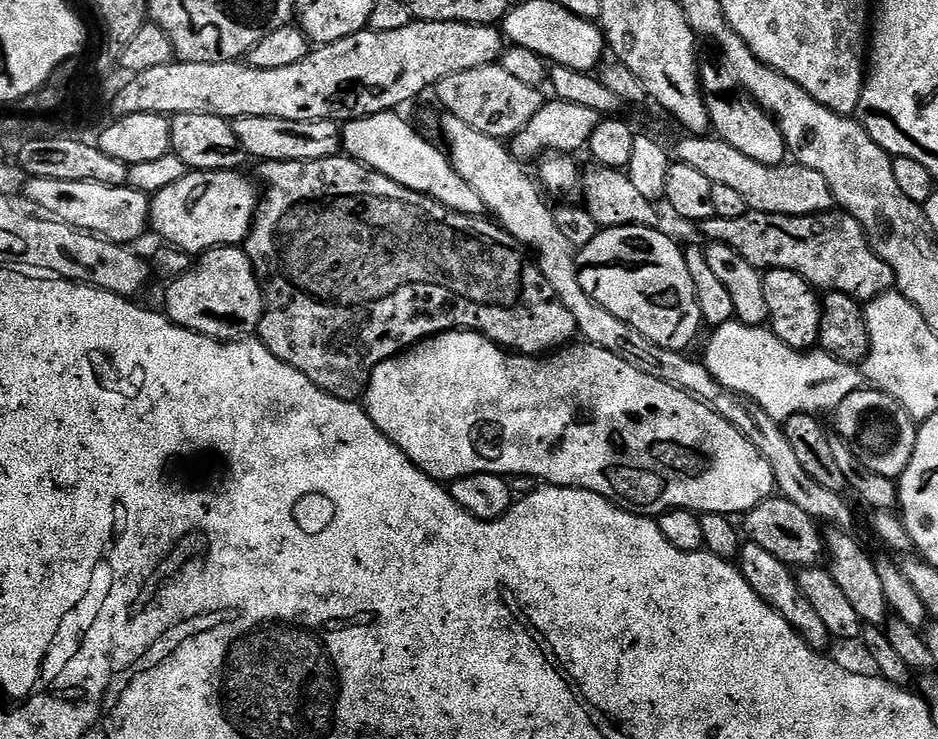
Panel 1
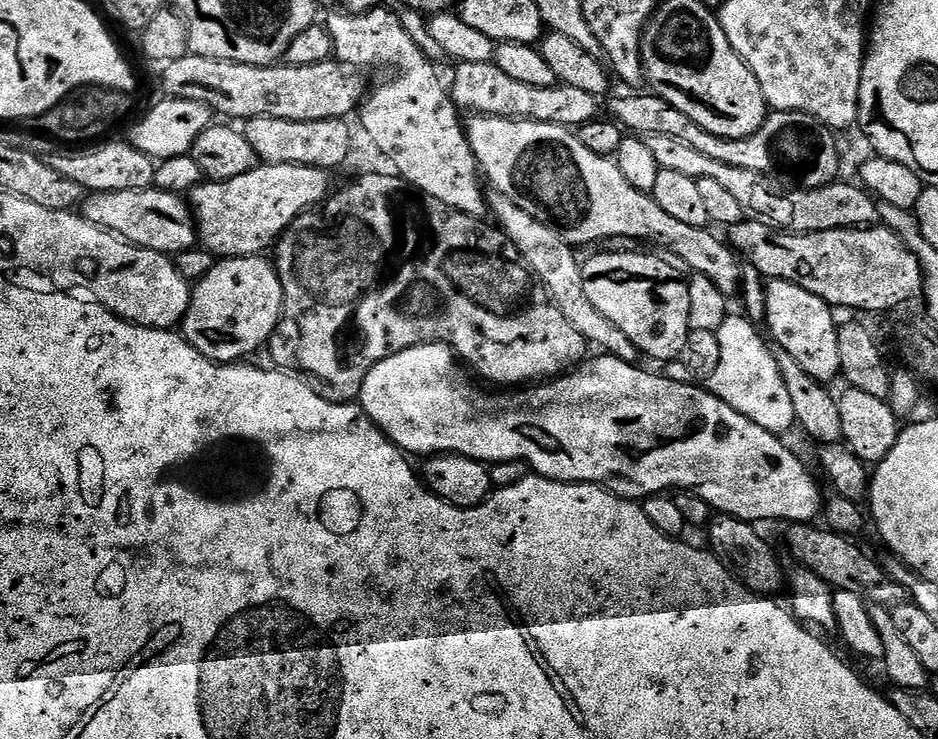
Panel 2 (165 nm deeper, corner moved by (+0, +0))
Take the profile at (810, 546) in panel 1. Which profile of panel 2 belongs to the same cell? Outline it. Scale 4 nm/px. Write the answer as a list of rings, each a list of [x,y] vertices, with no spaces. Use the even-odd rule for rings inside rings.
[[[796,522],[791,525],[792,528],[788,532],[788,548],[796,555],[795,563],[797,565],[809,568],[814,574],[818,574],[818,578],[822,578],[828,583],[829,588],[833,590],[850,590],[850,594],[858,594],[867,600],[869,605],[877,608],[887,608],[889,610],[905,603],[909,599],[908,591],[904,589],[898,582],[891,580],[884,571],[881,561],[878,559],[871,560],[862,549],[856,545],[847,536],[839,536],[836,532],[829,532],[827,527],[819,526],[812,522]]]

